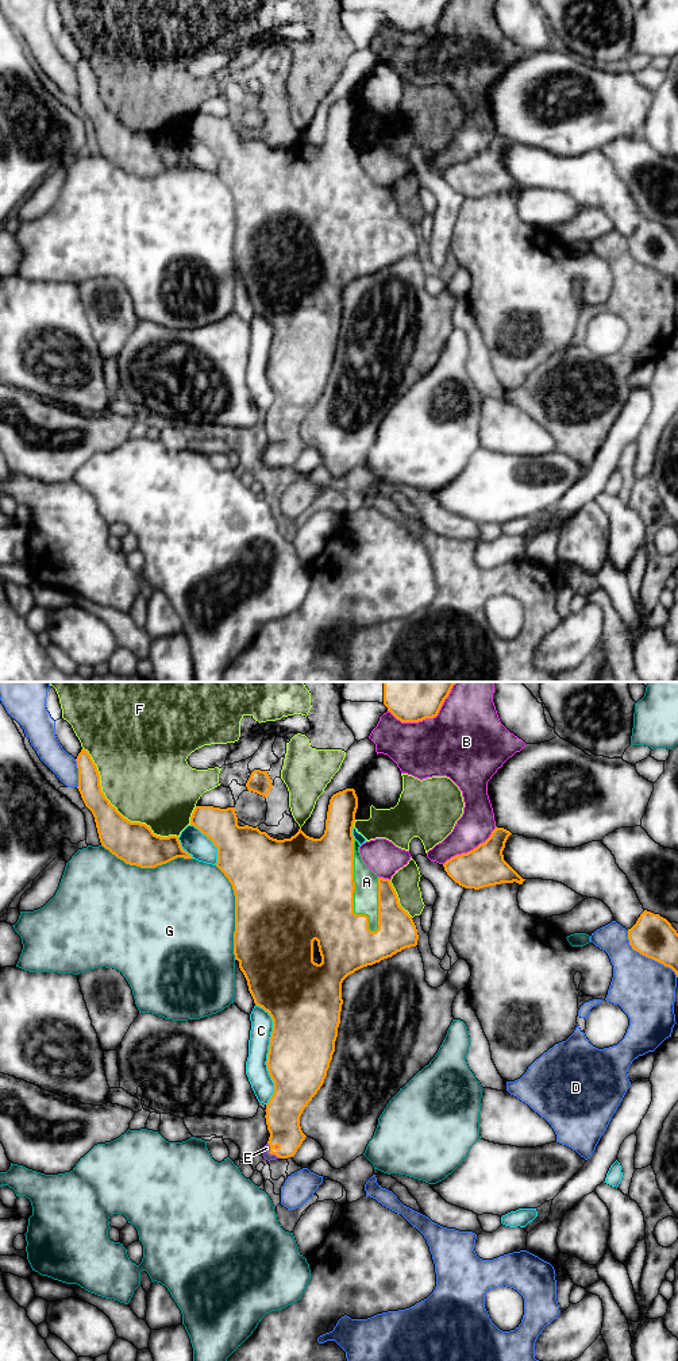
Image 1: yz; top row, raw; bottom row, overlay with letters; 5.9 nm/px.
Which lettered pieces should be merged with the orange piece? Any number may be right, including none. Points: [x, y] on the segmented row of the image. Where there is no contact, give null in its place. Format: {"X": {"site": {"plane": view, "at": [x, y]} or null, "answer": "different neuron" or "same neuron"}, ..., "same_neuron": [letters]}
{"A": {"site": {"plane": "yz", "at": [354, 890]}, "answer": "same neuron"}, "B": {"site": {"plane": "yz", "at": [428, 717]}, "answer": "different neuron"}, "C": {"site": {"plane": "yz", "at": [268, 1053]}, "answer": "different neuron"}, "D": {"site": {"plane": "yz", "at": [647, 956]}, "answer": "different neuron"}, "E": {"site": {"plane": "yz", "at": [270, 1153]}, "answer": "same neuron"}, "F": {"site": {"plane": "yz", "at": [115, 809]}, "answer": "different neuron"}, "G": {"site": {"plane": "yz", "at": [235, 913]}, "answer": "different neuron"}, "same_neuron": ["A", "E"]}

